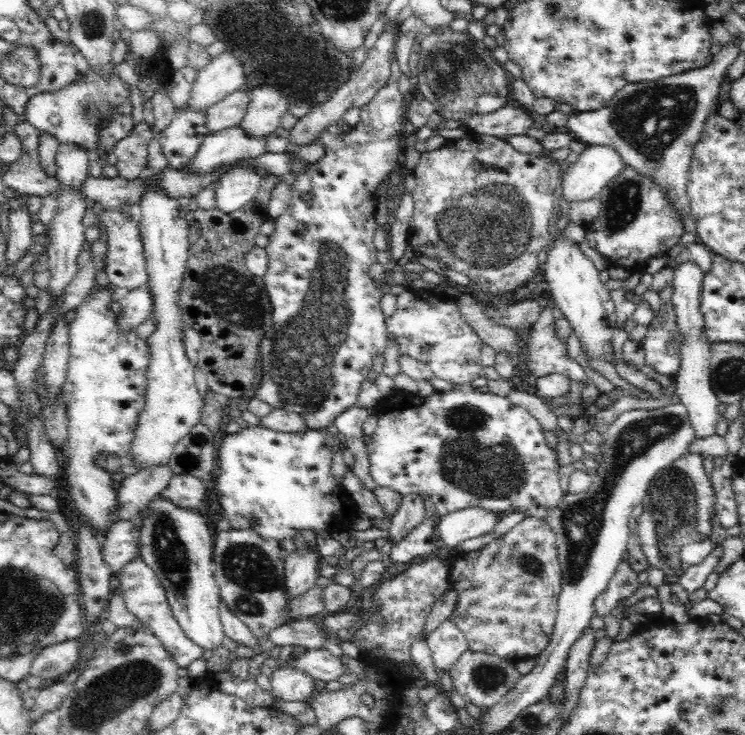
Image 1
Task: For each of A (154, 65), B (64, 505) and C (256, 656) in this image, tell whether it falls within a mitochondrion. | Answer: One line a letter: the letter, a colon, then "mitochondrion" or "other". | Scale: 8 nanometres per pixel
A: other
B: other
C: other

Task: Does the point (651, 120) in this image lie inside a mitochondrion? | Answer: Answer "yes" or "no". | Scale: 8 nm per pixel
yes

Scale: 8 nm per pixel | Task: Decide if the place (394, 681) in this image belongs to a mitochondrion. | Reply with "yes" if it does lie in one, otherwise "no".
no

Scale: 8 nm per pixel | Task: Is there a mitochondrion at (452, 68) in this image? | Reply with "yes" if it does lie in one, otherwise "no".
yes

